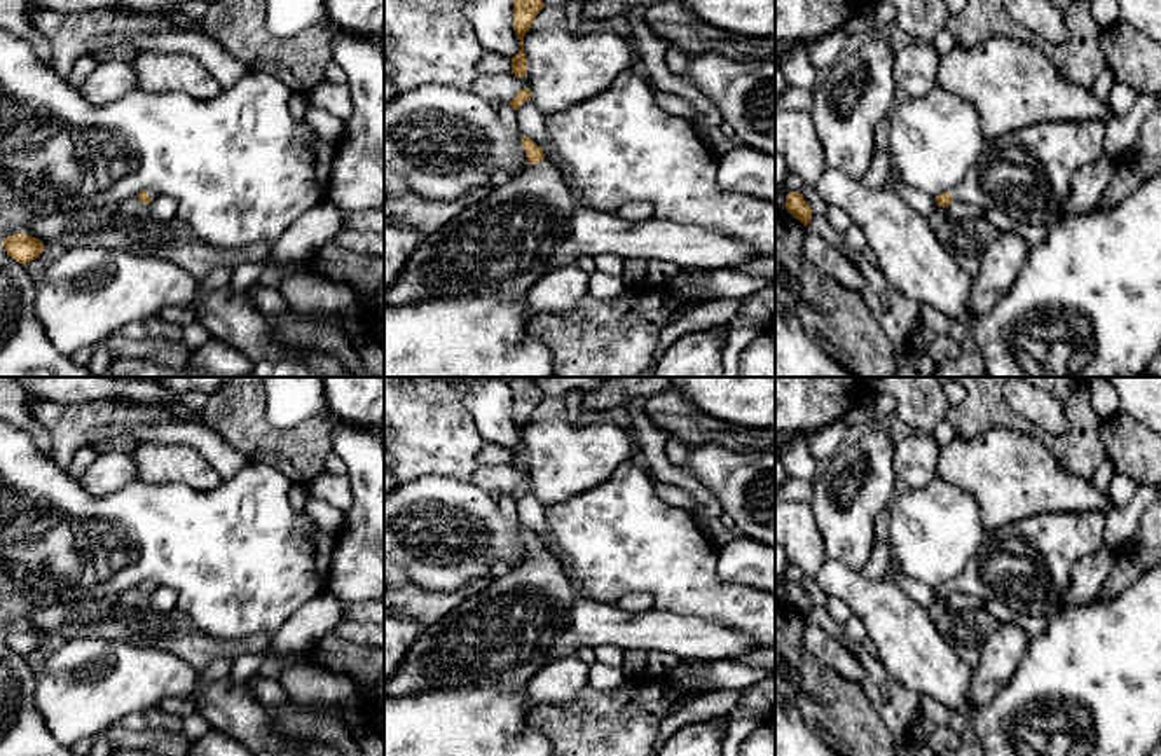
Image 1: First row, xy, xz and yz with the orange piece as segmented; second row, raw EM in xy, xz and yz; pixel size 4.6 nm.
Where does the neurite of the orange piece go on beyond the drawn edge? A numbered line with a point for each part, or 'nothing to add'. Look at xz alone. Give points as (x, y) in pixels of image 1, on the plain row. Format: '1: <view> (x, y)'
1: xz (500, 638)

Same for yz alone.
1: yz (1027, 564)

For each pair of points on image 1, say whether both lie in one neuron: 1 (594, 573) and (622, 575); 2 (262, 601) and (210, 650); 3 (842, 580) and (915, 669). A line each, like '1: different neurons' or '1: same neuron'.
1: same neuron
2: different neurons
3: same neuron

